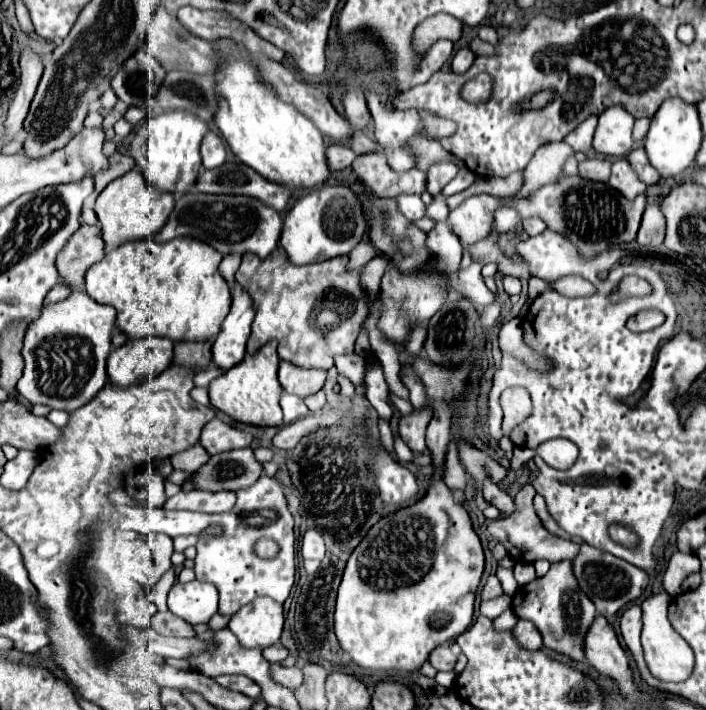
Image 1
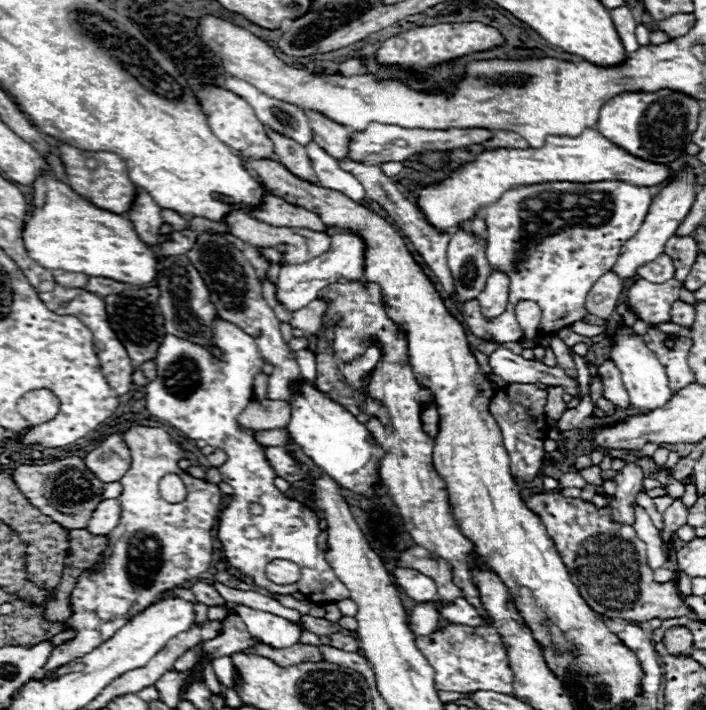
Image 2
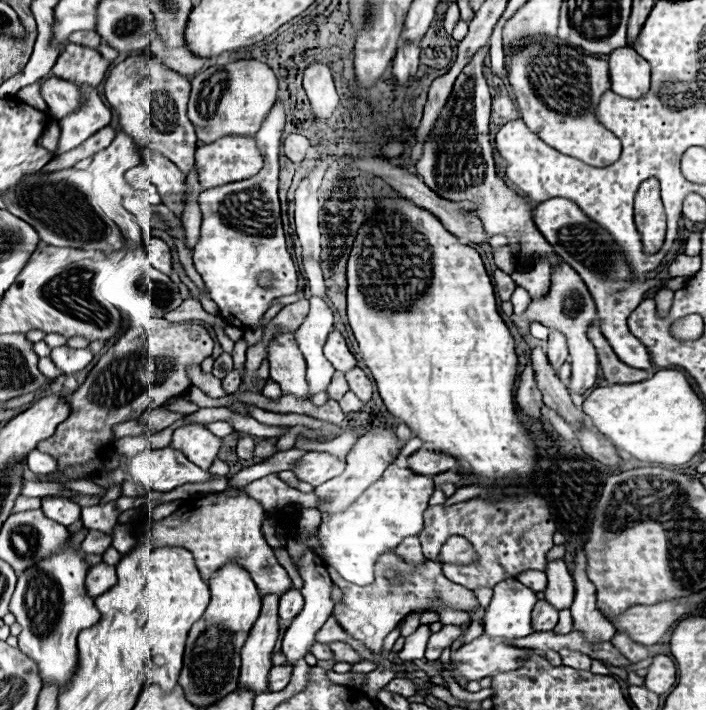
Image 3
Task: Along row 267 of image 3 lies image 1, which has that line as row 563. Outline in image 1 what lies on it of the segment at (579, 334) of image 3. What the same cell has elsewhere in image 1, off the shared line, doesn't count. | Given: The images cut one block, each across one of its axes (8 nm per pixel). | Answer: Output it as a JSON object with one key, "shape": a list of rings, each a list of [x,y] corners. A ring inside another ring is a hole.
{"shape":[[[568,560],[552,564],[546,576],[518,588],[512,598],[512,610],[518,618],[530,620],[538,628],[538,632],[544,636],[546,648],[576,662],[584,662],[584,640],[596,618],[596,608],[590,598],[578,588],[576,578],[572,576],[572,564]]]}

